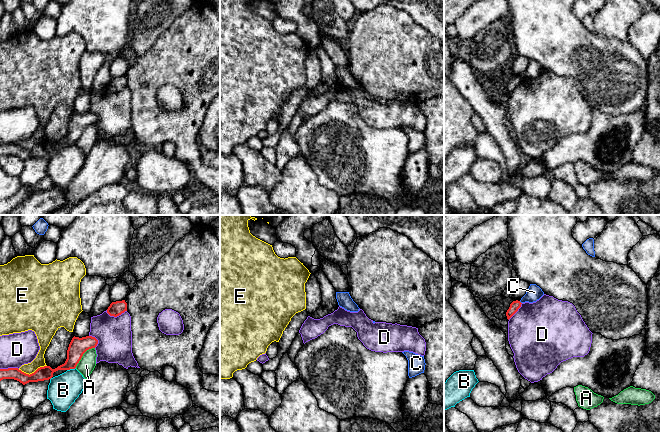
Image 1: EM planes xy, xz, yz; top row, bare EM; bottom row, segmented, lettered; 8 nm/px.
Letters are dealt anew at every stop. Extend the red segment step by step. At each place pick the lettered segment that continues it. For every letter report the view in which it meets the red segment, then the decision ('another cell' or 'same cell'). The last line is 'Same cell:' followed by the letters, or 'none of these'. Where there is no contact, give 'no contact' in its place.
A: contact in xy; another cell
B: contact in xy; another cell
C: contact in yz; another cell
D: contact in xy; another cell
E: contact in xy; another cell
Same cell: none of these

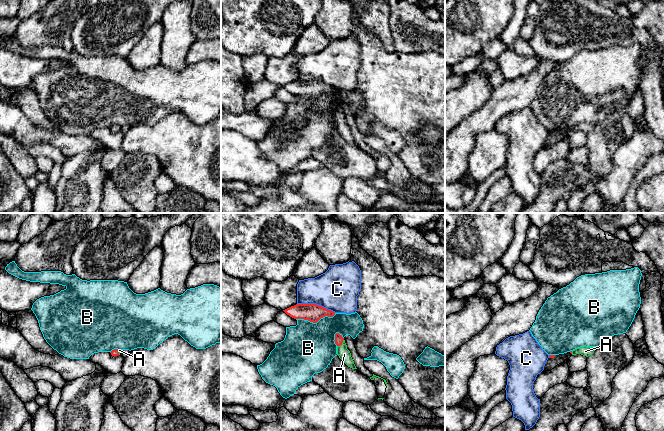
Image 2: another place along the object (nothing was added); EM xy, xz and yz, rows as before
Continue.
A: contact in xz; same cell
B: contact in xz; another cell
C: contact in xz; another cell
Same cell: A

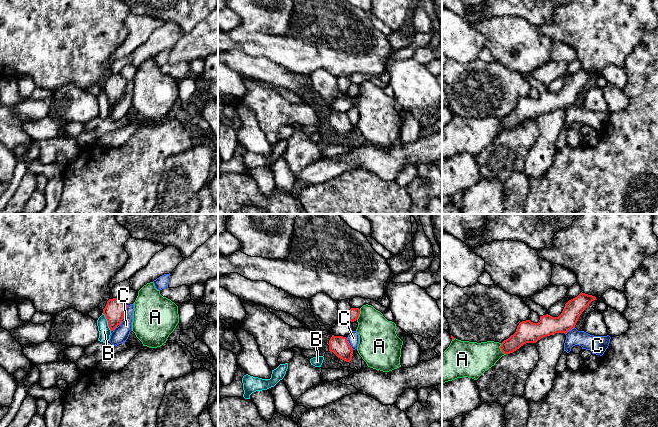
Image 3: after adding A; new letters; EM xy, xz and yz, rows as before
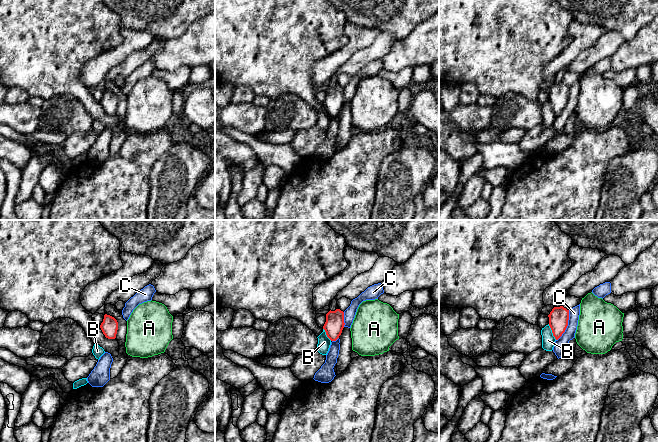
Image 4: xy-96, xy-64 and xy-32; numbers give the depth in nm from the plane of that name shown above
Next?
A: contact in yz; another cell
B: contact in xy; another cell
C: contact in xy; another cell
Same cell: none of these

